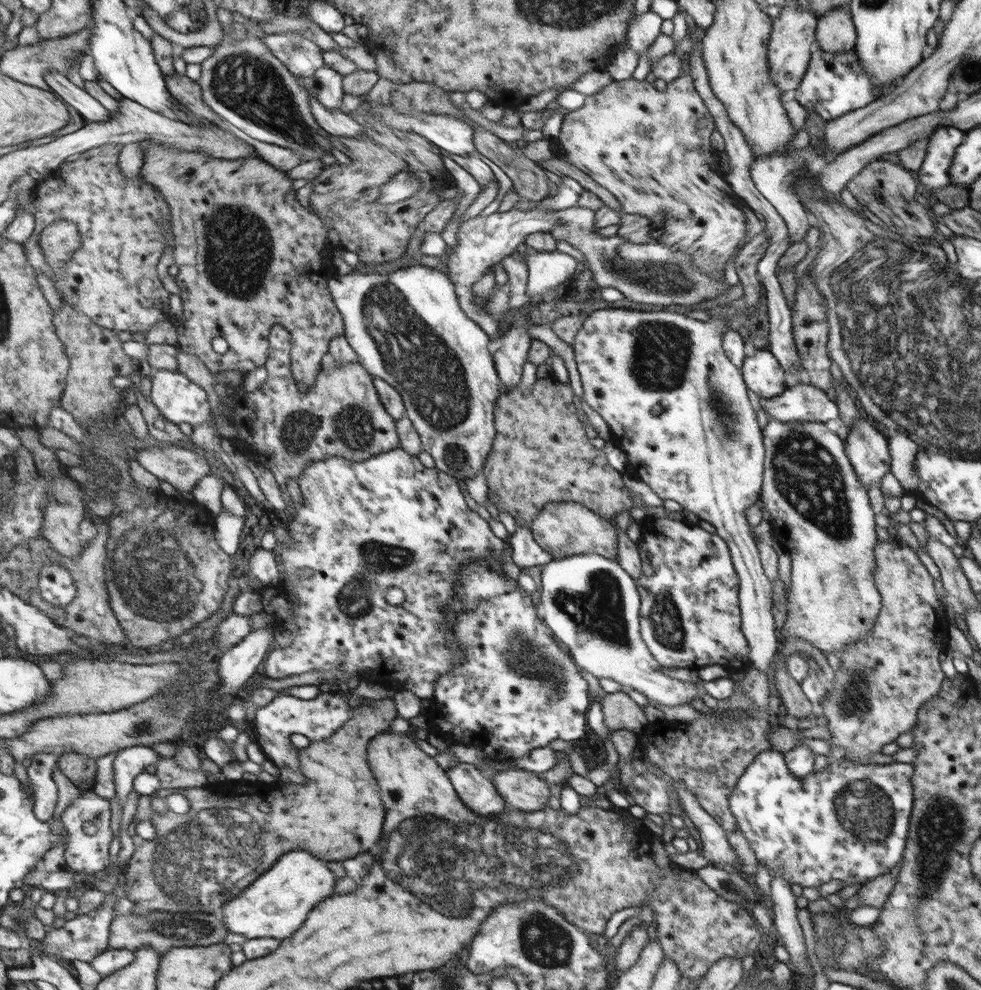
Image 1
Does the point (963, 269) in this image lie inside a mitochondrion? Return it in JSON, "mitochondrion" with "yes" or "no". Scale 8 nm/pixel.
{"mitochondrion":"yes"}

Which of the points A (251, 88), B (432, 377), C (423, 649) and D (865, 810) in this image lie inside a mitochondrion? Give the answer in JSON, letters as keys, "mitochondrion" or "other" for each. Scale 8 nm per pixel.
{"A":"mitochondrion","B":"mitochondrion","C":"other","D":"mitochondrion"}

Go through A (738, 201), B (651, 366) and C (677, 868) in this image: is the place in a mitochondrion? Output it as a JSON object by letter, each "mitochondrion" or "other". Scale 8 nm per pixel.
{"A":"other","B":"mitochondrion","C":"other"}

